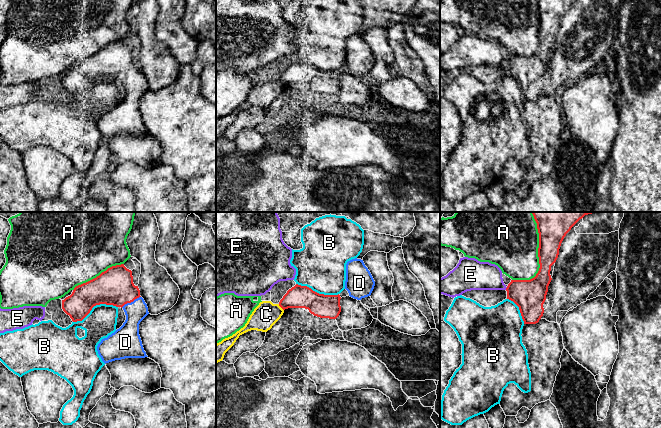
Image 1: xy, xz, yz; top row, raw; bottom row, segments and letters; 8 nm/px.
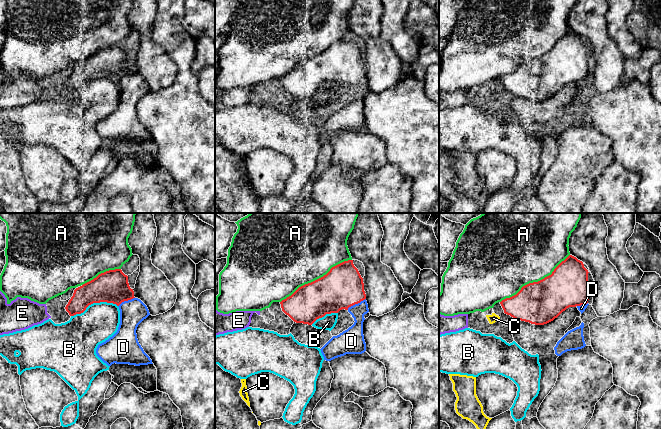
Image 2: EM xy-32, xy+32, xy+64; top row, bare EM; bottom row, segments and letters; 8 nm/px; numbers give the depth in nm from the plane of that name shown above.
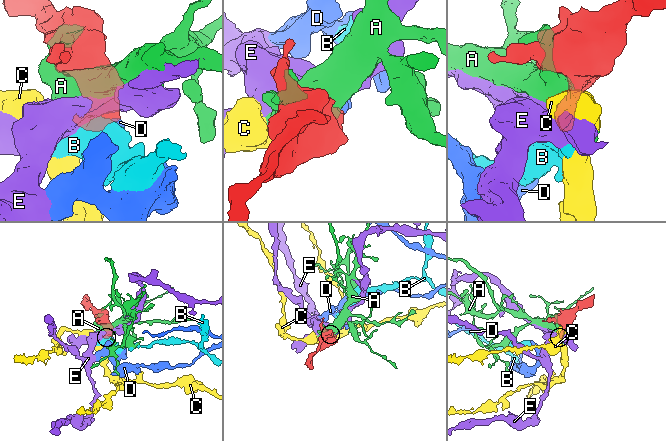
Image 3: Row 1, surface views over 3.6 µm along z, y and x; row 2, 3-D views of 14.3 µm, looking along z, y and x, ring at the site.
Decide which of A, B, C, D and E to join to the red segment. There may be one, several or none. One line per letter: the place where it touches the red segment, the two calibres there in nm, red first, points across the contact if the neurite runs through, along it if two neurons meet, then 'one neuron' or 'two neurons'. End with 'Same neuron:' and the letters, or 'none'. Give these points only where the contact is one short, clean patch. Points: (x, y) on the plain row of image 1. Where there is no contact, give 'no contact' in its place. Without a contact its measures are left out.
A: meets red in yz at (539, 37); 200 nm thick on the red side, 380 nm on the other; two neurons
B: meets red in xy at (94, 81); 300 nm thick on the red side, 240 nm on the other; two neurons
C: meets red in xz at (280, 82); 180 nm thick on the red side, 200 nm on the other; border along xz (278, 80), (283, 86); two neurons
D: meets red in xy at (130, 78); 300 nm thick on the red side, 170 nm on the other; runs through xy (115, 62), (130, 78), (136, 87); one neuron
E: meets red in yz at (506, 64); 260 nm thick on the red side, 220 nm on the other; two neurons
Same neuron: D

